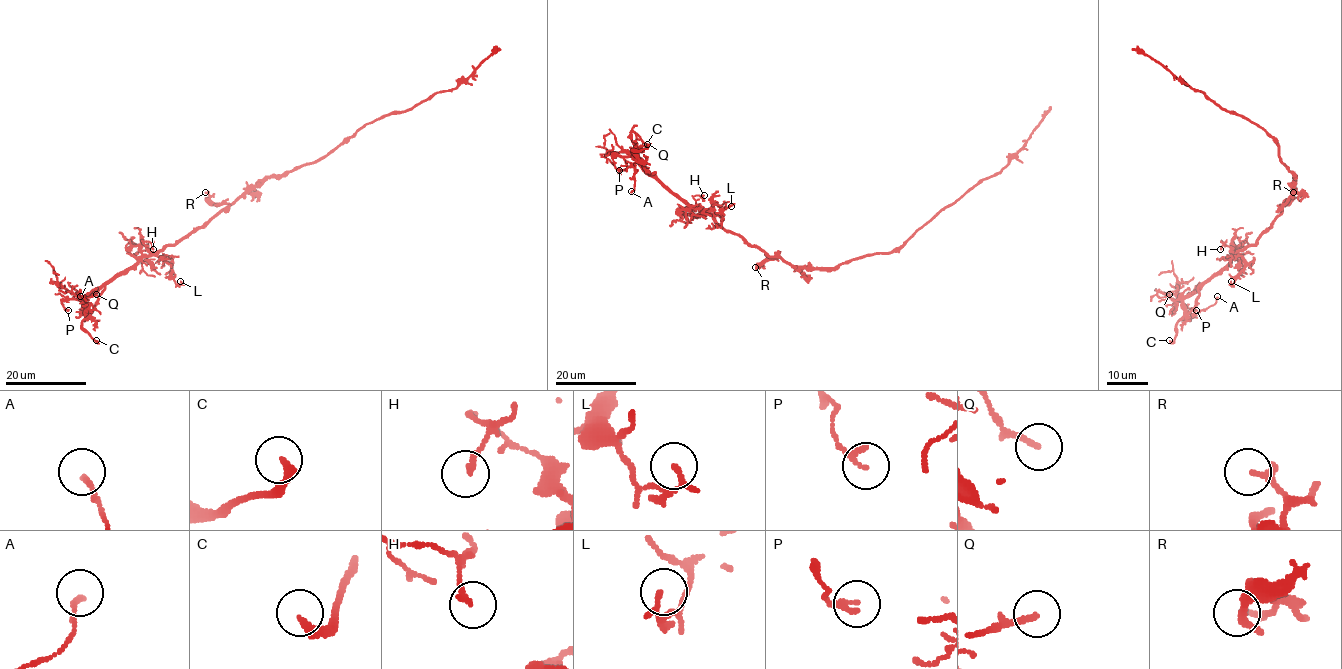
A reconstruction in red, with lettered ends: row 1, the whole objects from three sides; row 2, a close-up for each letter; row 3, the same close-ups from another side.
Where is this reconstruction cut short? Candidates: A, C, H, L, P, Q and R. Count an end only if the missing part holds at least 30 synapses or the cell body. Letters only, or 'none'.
C

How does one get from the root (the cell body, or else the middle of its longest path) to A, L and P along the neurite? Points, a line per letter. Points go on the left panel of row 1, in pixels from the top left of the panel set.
A: (273, 176), (251, 185), (188, 236), (141, 257), (118, 273), (105, 284), (89, 314), (82, 314), (80, 296)
L: (273, 176), (251, 185), (202, 226), (157, 254), (170, 258), (171, 277), (176, 284), (180, 281)
P: (273, 176), (251, 185), (188, 236), (156, 253), (141, 257), (81, 299), (65, 299), (62, 306), (68, 310)

